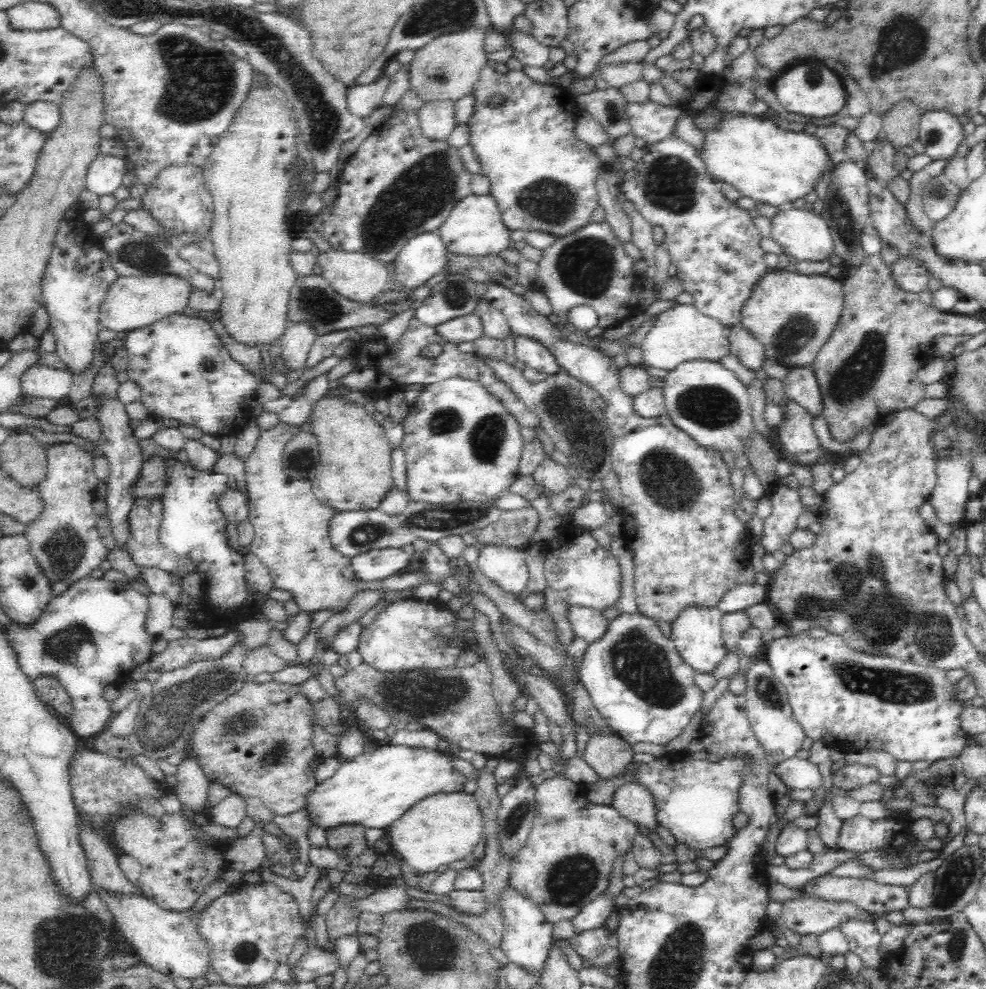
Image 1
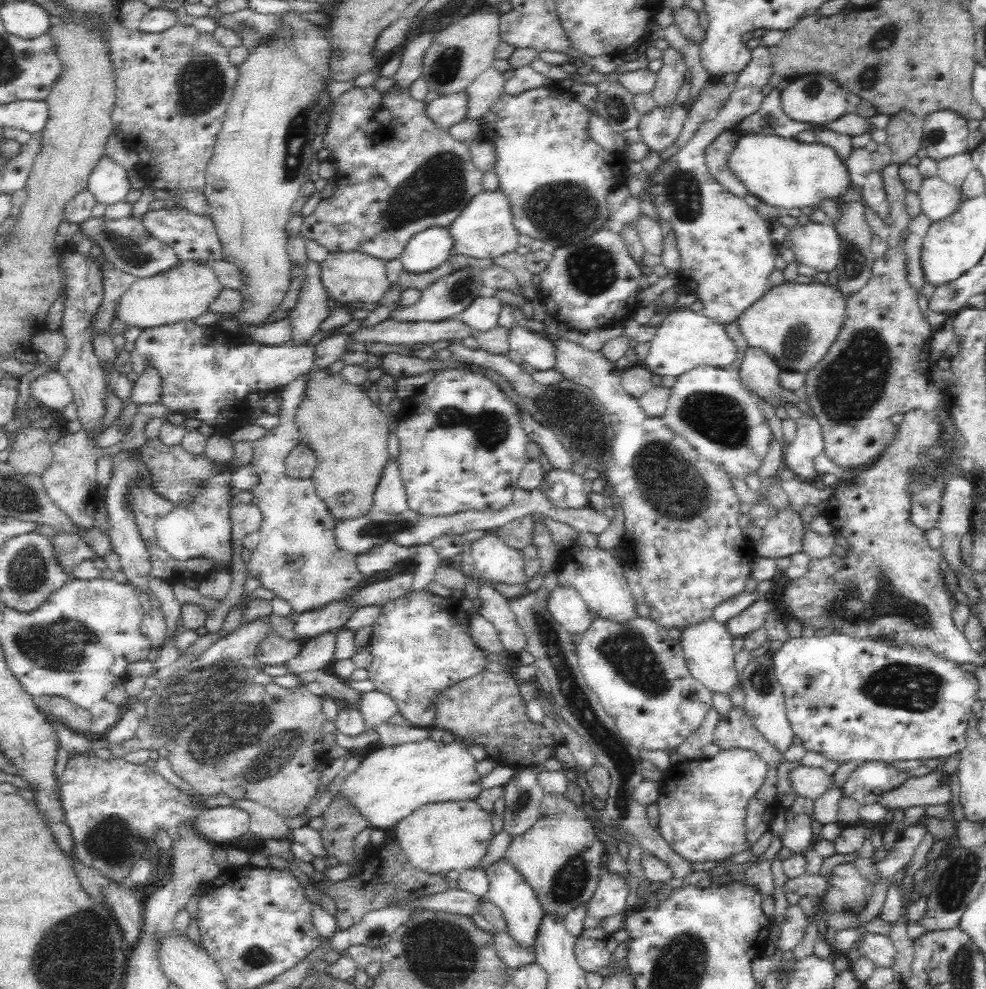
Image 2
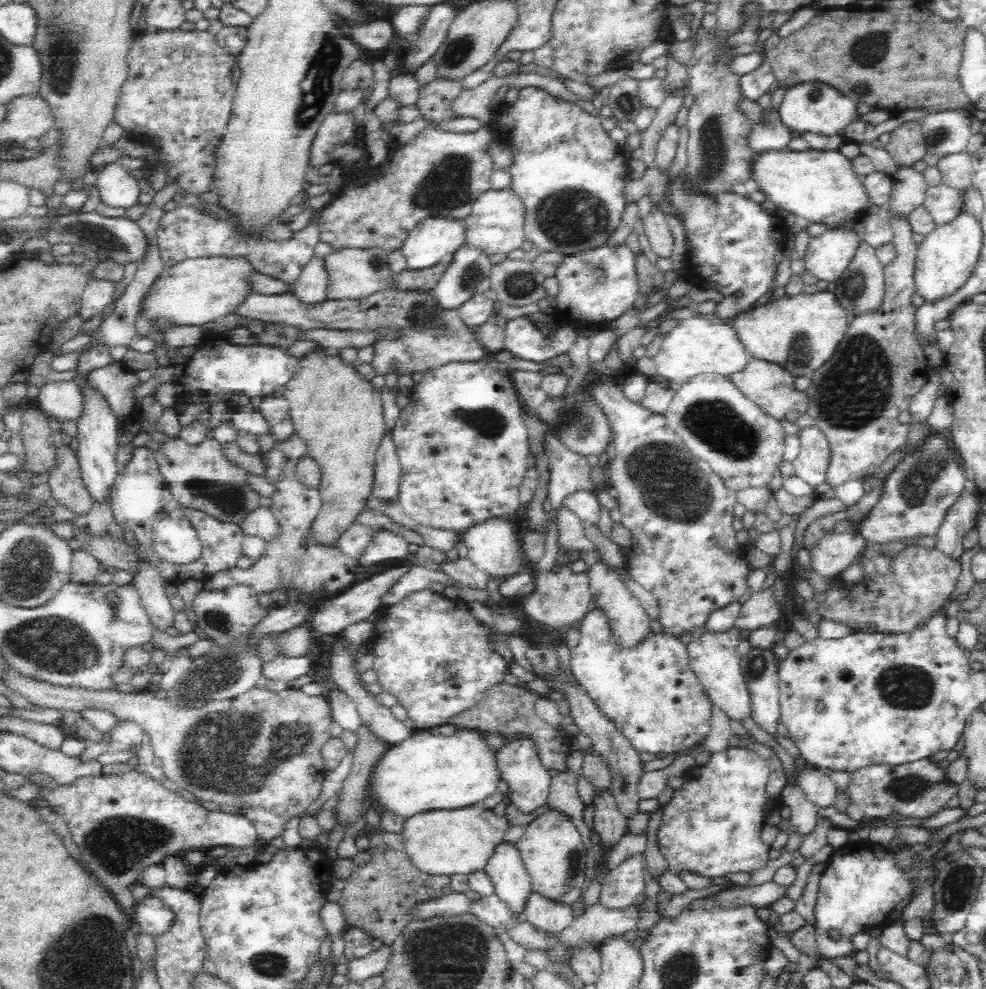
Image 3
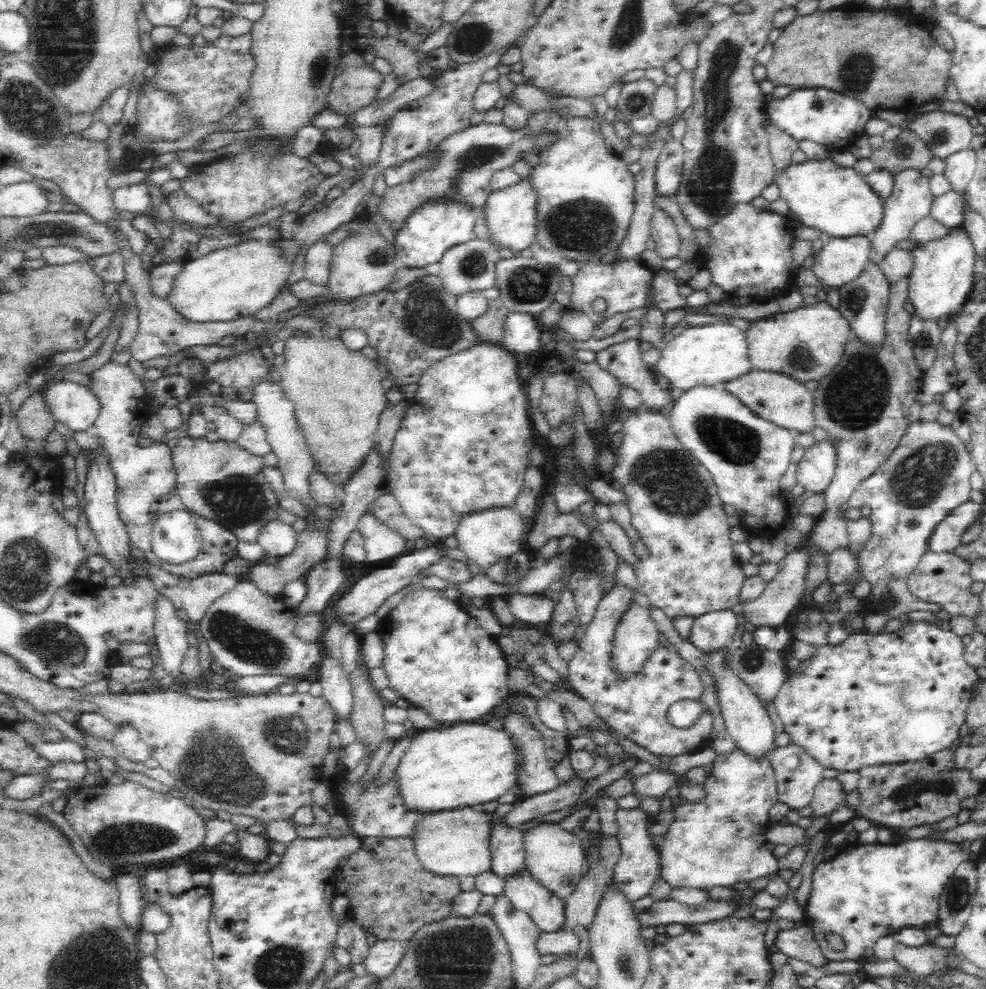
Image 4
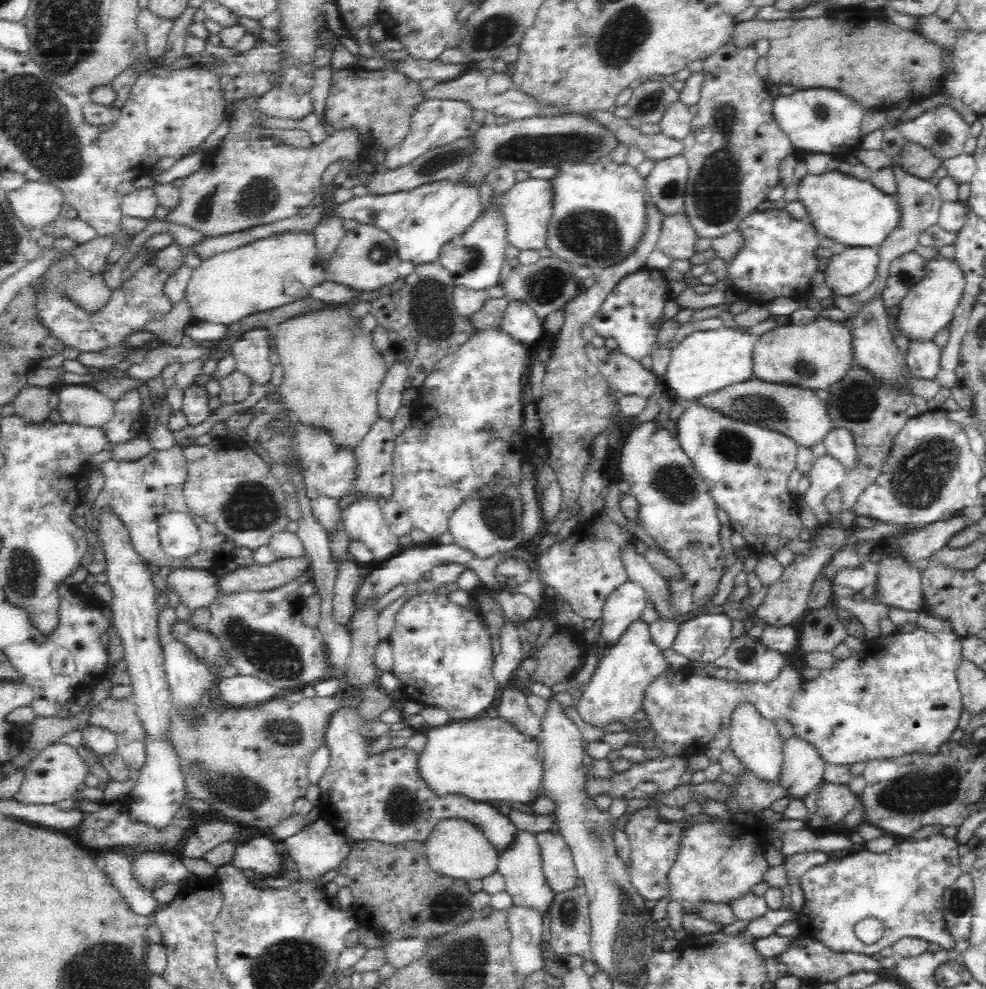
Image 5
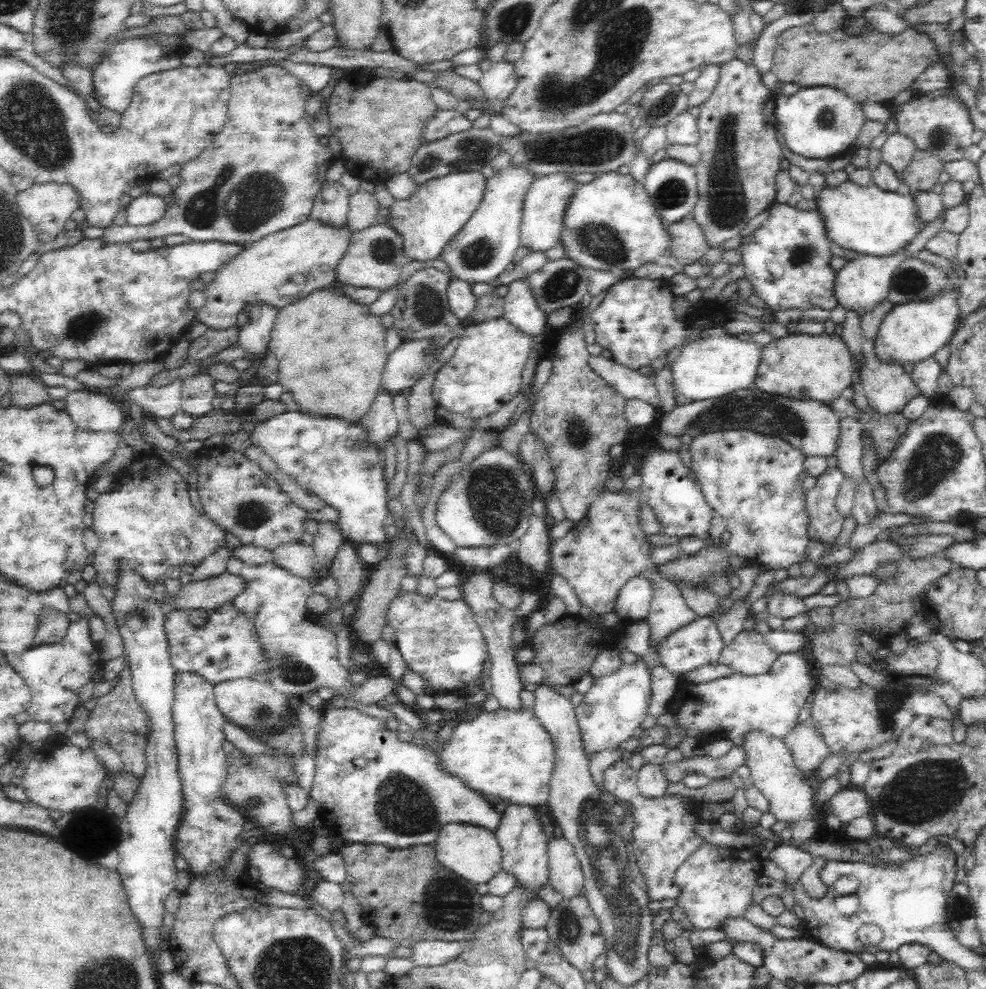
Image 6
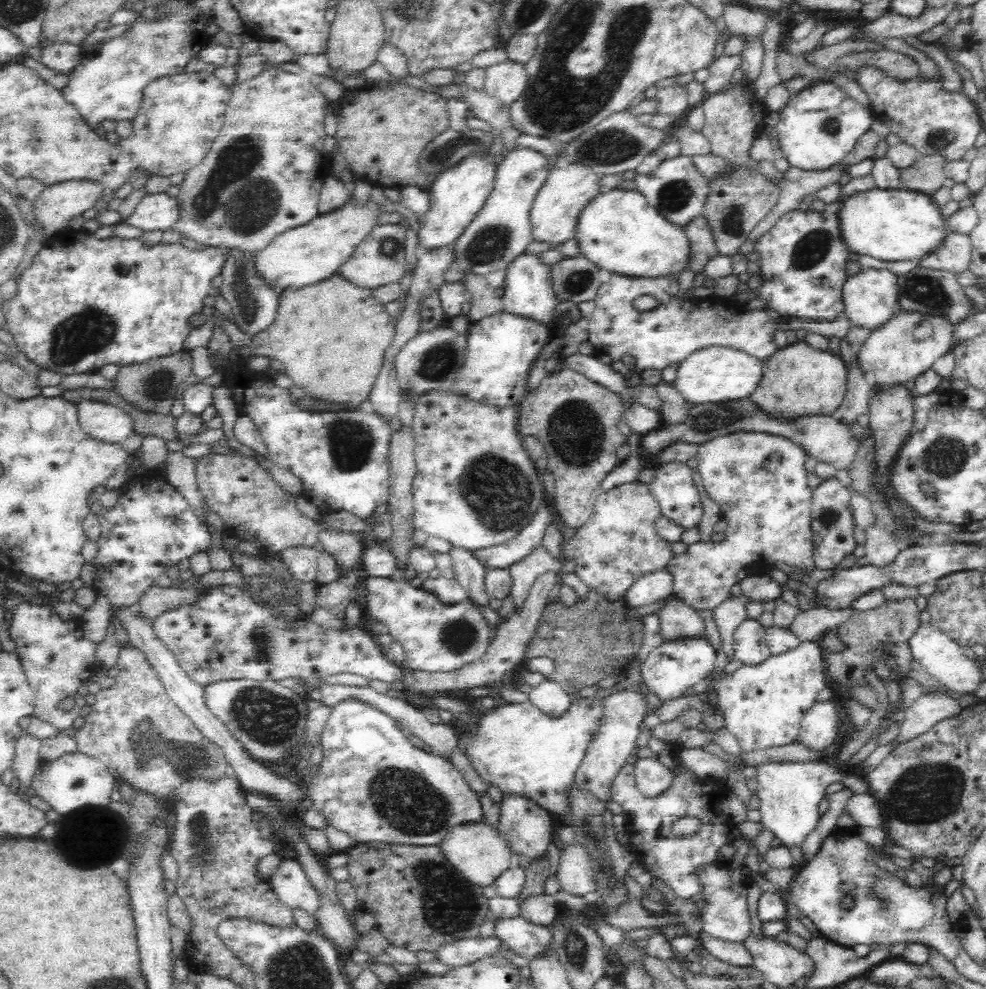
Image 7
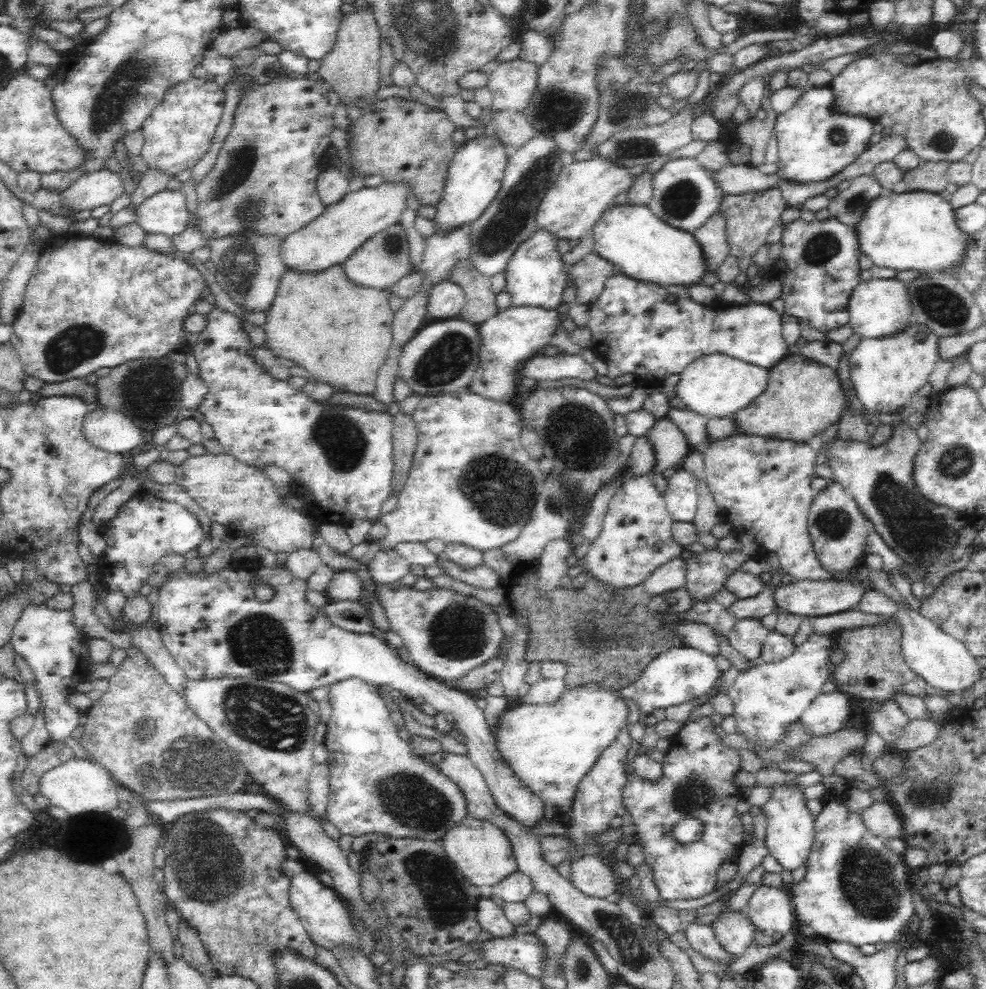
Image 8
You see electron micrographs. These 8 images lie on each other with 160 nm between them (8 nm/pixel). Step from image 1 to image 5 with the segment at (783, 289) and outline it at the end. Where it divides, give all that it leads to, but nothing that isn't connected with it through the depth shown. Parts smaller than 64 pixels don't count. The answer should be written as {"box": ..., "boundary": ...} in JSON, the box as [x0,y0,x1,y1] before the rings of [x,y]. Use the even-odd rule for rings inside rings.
{"box":[753,316,854,390],"boundary":[[[820,316],[809,323],[786,324],[777,326],[759,336],[753,350],[753,376],[764,383],[792,385],[804,389],[829,390],[834,383],[839,383],[854,365],[853,338],[850,327],[843,321],[832,321]]]}

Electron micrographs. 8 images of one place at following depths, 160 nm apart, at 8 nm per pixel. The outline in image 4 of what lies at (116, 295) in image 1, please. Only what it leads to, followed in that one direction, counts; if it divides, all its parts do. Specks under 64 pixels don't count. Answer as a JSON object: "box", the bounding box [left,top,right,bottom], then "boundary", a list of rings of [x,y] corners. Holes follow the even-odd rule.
{"box":[167,239,296,322],"boundary":[[[249,239],[238,242],[234,246],[212,250],[201,258],[191,259],[184,263],[184,269],[176,276],[173,290],[167,299],[176,312],[194,322],[229,321],[252,316],[258,310],[266,308],[285,289],[295,260],[296,257],[290,259],[284,248],[281,248],[279,239]]]}

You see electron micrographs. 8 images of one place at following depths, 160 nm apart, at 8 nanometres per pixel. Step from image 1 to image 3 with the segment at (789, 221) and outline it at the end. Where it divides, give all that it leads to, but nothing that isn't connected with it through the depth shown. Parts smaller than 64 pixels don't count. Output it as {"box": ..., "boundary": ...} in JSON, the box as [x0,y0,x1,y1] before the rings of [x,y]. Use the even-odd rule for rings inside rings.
{"box":[803,227,861,282],"boundary":[[[846,227],[828,228],[824,234],[812,237],[803,267],[818,280],[837,282],[852,264],[861,239]]]}

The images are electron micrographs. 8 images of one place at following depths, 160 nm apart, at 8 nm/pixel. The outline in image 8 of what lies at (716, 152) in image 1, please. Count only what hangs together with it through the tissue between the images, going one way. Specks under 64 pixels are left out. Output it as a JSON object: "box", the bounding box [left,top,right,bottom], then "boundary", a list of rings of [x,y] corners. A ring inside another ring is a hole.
{"box":[855,191,970,274],"boundary":[[[905,191],[890,196],[879,196],[871,200],[866,207],[862,220],[855,226],[860,250],[868,255],[874,265],[880,268],[891,268],[895,272],[918,271],[922,274],[933,272],[950,273],[964,262],[966,247],[970,235],[960,230],[956,222],[955,208],[939,193],[928,191]]]}

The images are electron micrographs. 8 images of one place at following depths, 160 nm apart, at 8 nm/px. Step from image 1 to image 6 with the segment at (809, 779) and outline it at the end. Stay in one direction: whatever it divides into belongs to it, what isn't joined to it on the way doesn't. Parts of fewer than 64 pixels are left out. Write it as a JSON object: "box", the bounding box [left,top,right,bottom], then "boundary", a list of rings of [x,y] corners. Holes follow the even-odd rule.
{"box":[825,790,871,823],"boundary":[[[838,790],[825,806],[843,823],[861,816],[871,816],[871,805],[868,795],[862,790]]]}

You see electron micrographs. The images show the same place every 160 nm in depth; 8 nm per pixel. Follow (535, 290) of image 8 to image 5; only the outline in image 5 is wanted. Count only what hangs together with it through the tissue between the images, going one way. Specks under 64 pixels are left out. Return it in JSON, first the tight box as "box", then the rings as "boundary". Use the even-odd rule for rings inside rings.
{"box":[499,299,545,343],"boundary":[[[508,299],[499,327],[522,343],[534,342],[545,332],[543,320],[521,300]]]}

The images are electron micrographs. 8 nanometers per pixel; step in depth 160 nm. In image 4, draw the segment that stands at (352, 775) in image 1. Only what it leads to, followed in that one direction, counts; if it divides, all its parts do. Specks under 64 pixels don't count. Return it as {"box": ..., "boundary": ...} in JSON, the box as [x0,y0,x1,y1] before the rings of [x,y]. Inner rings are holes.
{"box":[394,719,520,813],"boundary":[[[483,719],[480,724],[464,722],[454,728],[444,728],[444,730],[424,729],[424,732],[416,734],[416,738],[412,738],[409,748],[394,773],[397,776],[400,794],[406,808],[437,813],[438,811],[462,809],[466,806],[481,806],[484,802],[498,800],[504,794],[518,793],[520,761],[520,751],[512,742],[512,737],[506,729],[490,727]]]}

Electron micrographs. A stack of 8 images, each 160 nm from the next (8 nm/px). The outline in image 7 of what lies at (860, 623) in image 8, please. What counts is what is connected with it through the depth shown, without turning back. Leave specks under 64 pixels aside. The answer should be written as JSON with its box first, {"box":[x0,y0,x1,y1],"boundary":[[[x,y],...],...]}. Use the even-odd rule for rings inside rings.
{"box":[789,608,856,642],"boundary":[[[810,608],[806,612],[796,615],[789,630],[792,631],[801,642],[816,641],[830,629],[838,629],[842,623],[850,620],[856,610],[844,608],[842,610],[825,610],[825,608]]]}

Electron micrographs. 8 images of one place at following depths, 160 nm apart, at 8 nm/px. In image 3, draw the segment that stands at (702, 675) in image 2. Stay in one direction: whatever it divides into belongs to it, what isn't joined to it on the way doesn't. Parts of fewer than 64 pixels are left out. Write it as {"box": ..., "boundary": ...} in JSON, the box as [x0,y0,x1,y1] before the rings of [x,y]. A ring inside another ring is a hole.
{"box":[686,626,751,723],"boundary":[[[735,626],[722,632],[705,631],[700,638],[692,639],[686,645],[689,656],[689,667],[699,678],[705,688],[709,700],[714,703],[726,716],[738,723],[751,718],[751,696],[745,683],[740,666],[740,657],[736,653],[740,640],[740,629]]]}

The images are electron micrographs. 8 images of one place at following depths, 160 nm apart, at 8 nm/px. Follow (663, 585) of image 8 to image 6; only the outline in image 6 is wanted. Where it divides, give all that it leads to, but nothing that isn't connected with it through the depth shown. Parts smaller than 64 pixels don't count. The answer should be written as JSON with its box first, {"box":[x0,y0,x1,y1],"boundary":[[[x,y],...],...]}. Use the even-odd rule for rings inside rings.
{"box":[616,575,654,621],"boundary":[[[646,575],[632,577],[624,584],[618,600],[616,612],[622,616],[622,621],[647,618],[650,606],[654,600],[654,586]]]}

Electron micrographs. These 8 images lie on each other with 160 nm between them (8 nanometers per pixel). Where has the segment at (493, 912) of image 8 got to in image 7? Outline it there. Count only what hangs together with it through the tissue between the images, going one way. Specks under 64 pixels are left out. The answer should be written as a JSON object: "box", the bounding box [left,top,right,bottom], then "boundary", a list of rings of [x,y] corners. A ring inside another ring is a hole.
{"box":[493,916,553,960],"boundary":[[[522,916],[513,919],[493,918],[493,922],[494,936],[528,960],[544,953],[553,943],[550,927],[530,922]]]}

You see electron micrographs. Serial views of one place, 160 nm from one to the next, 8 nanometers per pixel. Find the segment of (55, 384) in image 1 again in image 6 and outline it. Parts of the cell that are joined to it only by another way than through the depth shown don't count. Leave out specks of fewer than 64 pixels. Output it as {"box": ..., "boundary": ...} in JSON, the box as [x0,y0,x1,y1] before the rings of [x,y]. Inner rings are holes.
{"box":[66,391,126,433],"boundary":[[[70,391],[66,395],[66,412],[78,429],[90,432],[119,433],[126,416],[117,400],[92,391]]]}

